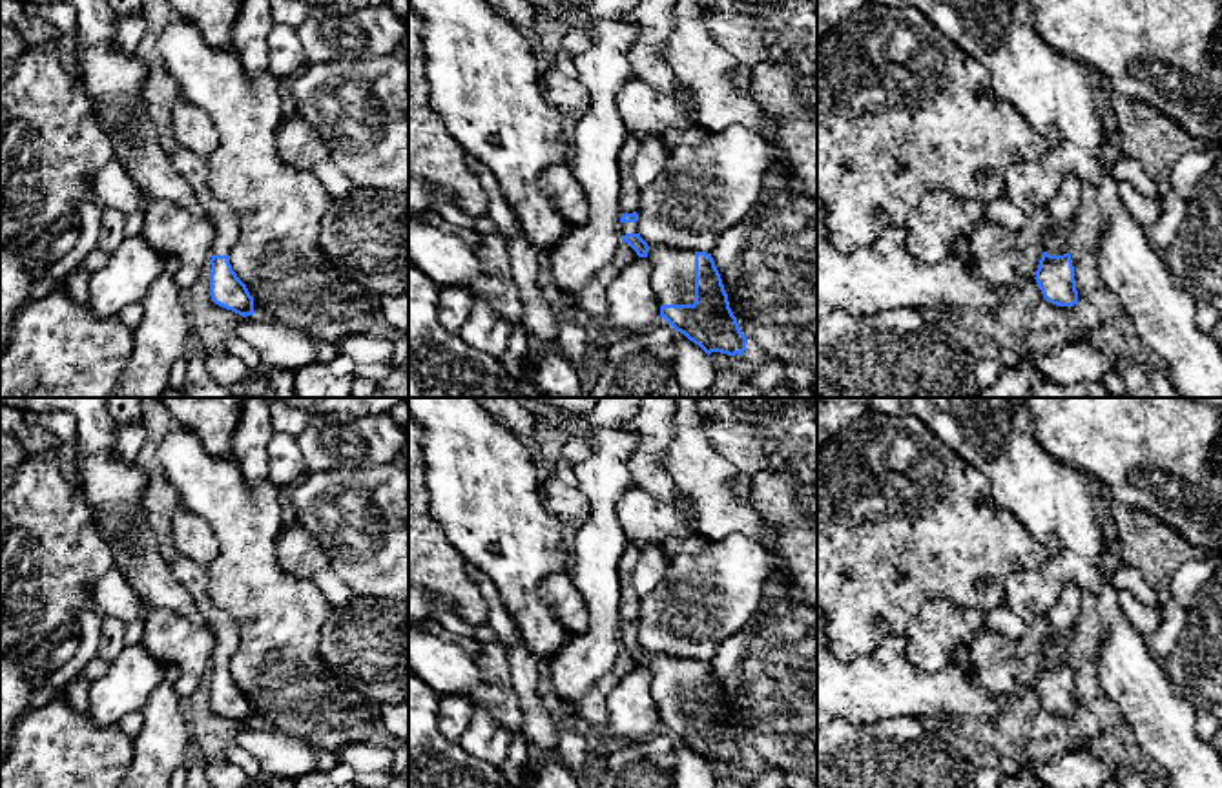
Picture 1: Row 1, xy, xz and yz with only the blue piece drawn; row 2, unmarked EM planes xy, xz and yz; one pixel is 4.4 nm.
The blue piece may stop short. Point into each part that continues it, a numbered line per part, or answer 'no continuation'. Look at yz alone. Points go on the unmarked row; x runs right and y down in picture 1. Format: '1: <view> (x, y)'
1: yz (1064, 615)

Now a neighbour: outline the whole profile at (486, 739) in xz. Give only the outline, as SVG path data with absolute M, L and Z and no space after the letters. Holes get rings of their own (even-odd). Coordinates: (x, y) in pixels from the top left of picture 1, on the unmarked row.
M476 708L469 728L458 741L472 757L502 766L511 752L513 731L500 724L489 711Z

